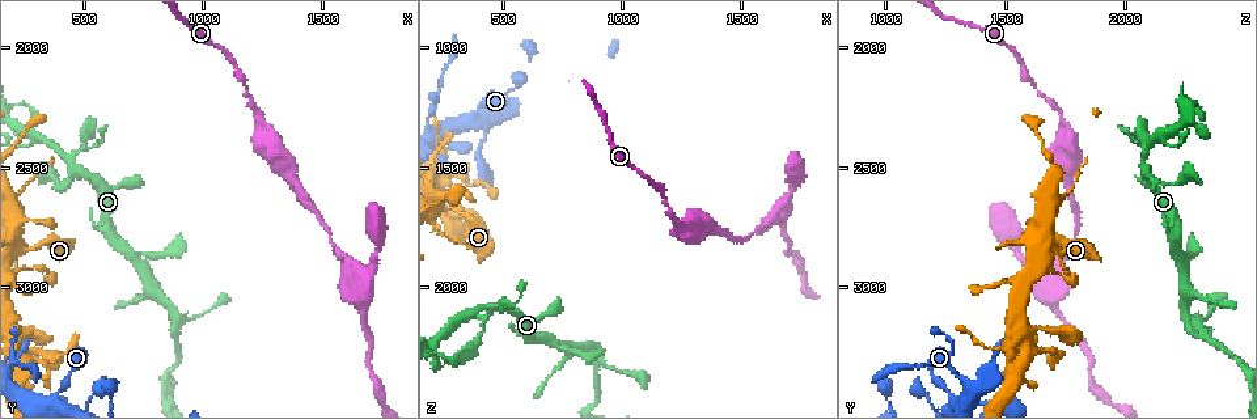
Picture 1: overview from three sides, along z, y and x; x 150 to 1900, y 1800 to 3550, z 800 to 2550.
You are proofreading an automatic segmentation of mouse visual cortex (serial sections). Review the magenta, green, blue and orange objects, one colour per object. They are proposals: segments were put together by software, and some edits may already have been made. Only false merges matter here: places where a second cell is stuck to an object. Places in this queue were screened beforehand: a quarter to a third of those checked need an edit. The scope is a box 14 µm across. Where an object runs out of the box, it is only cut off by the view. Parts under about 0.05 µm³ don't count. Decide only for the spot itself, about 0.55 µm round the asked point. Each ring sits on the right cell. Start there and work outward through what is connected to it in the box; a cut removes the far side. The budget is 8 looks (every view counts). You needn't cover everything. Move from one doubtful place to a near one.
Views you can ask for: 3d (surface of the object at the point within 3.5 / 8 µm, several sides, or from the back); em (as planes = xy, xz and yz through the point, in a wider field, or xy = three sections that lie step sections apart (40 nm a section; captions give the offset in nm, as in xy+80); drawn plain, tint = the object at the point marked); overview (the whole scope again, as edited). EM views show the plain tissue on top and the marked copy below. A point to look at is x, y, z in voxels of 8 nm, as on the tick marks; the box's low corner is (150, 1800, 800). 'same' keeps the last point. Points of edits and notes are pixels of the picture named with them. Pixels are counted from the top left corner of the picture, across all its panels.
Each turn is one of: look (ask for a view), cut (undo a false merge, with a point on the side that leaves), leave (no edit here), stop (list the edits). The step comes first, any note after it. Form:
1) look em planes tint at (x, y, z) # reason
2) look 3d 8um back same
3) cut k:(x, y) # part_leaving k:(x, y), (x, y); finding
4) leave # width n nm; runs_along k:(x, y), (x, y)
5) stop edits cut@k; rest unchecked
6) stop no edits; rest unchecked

look 3d 8um at (460, 2500, 2070) # sharp bend

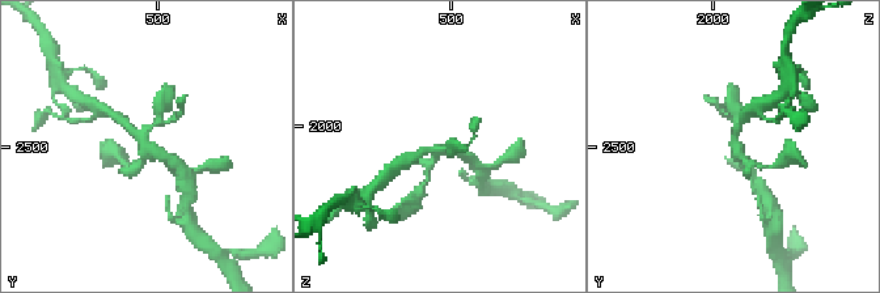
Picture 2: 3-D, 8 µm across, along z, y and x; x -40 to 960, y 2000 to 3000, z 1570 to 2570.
look em xy step 2 tint at (460, 2500, 2080) # arms 4; arm_widths 150, 200, 200, 200 nm

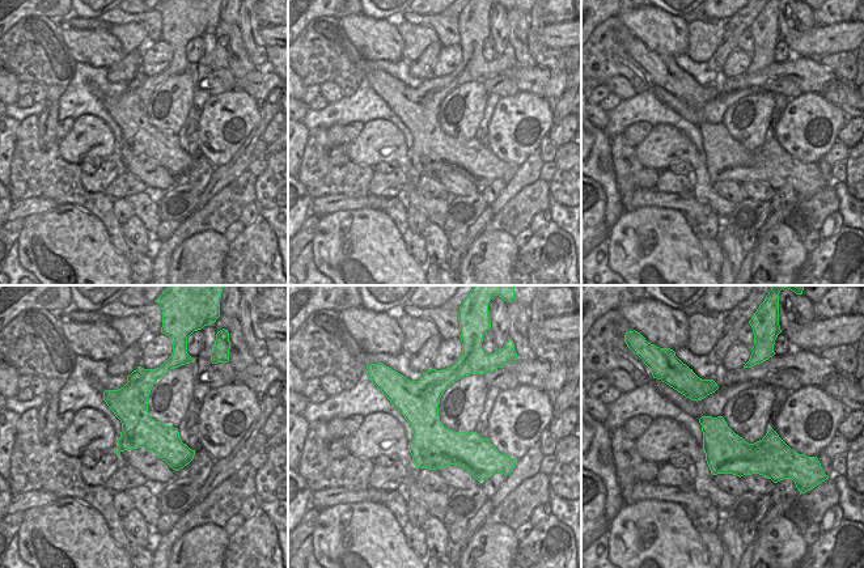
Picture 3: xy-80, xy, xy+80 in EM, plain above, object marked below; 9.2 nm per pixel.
leave # runs_along 2:(181, 165), (149, 149), (121, 120); one cell here

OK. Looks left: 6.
look em xy step 3 tint at (340, 3330, 1530) # calibre changes

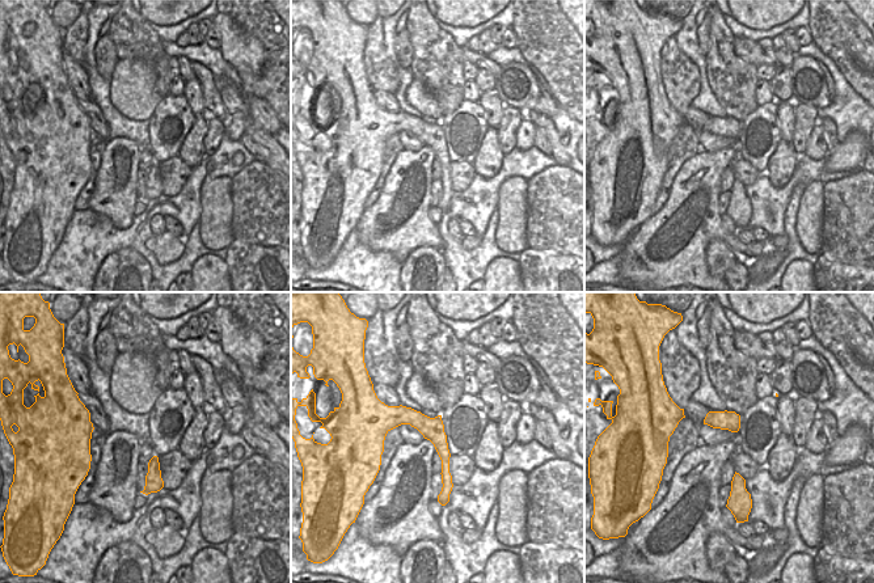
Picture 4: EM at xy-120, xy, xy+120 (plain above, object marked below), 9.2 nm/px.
look 3d 3.5um same

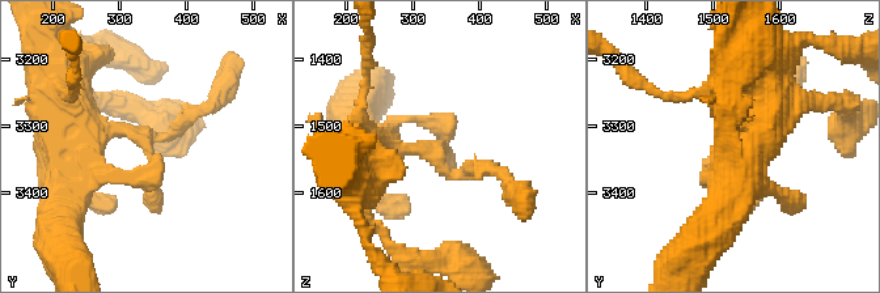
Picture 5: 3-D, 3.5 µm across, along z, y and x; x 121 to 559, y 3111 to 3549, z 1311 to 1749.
leave # runs_along 4:(381, 431), (419, 421), (442, 447), (446, 495); all the same cell

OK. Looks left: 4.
look 3d 3.5um at (890, 3140, 2260) # sharp bend

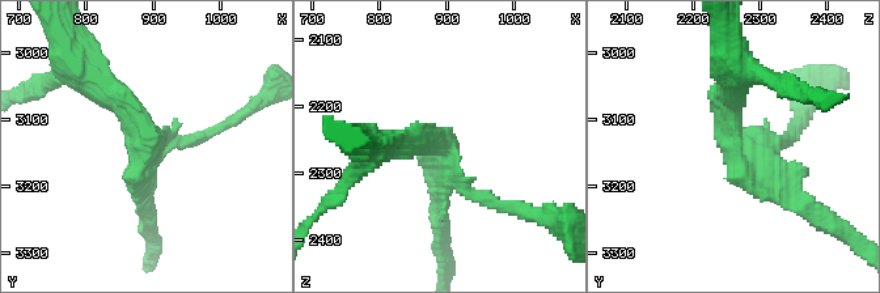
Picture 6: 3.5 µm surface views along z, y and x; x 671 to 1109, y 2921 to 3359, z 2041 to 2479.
look em xy step 3 tint at (890, 3140, 2255)

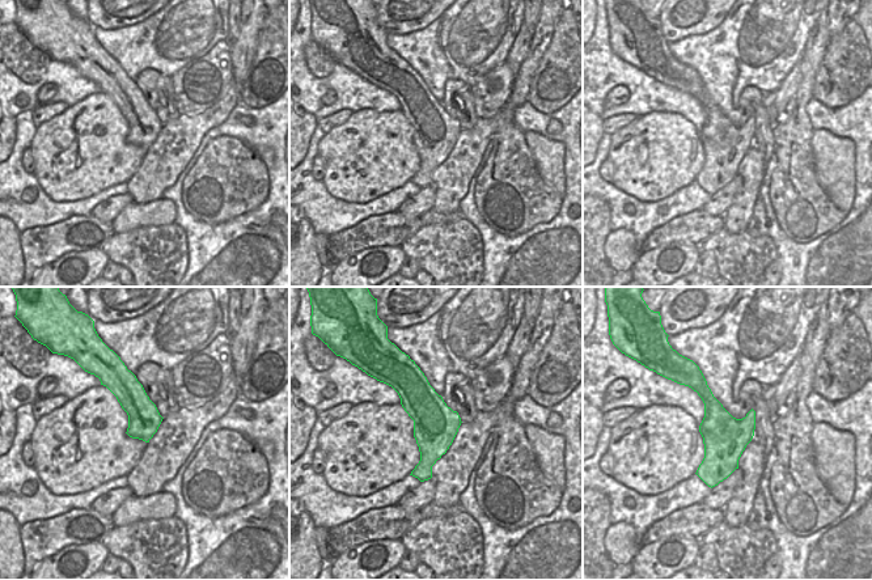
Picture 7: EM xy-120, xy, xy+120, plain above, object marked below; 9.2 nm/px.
leave # arm_widths 150, 200, 300 nm; one cell here

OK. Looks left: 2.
stop no edits; rest unchecked

